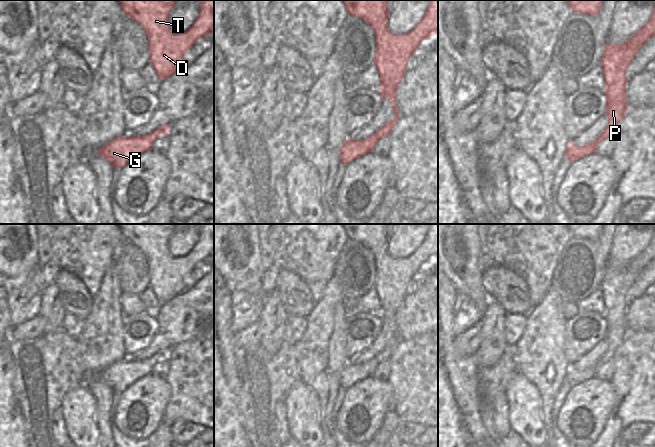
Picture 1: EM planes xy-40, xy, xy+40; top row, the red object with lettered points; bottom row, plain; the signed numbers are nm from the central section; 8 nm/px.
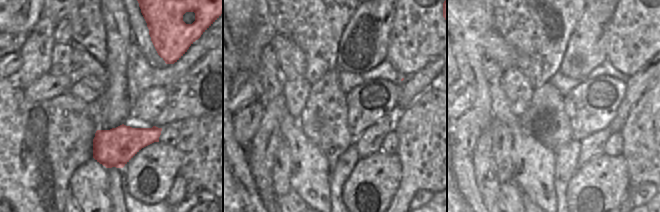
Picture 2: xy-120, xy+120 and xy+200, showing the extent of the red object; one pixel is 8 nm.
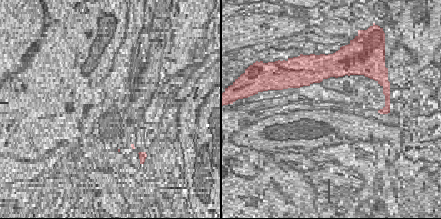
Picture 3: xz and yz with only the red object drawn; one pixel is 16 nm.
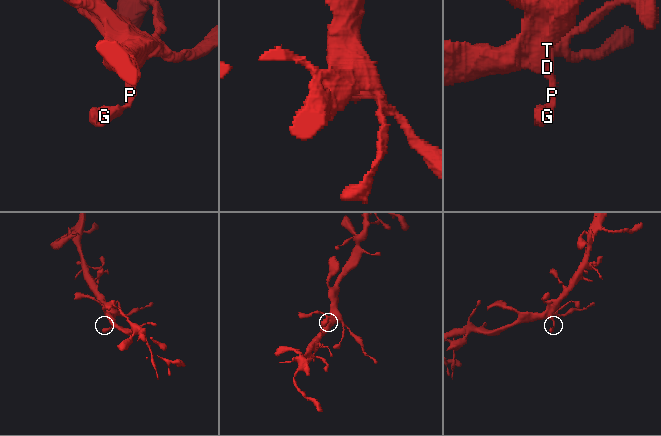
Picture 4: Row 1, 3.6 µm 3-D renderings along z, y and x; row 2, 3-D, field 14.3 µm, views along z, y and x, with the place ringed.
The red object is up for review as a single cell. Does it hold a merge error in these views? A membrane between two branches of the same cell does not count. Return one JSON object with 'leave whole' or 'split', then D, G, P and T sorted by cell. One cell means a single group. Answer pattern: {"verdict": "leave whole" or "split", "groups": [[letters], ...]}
{"verdict": "leave whole", "groups": [["D", "G", "P", "T"]]}

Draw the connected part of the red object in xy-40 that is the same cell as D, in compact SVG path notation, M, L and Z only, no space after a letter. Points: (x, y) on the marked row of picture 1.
M117 0L126 16L137 22L148 37L150 64L160 80L178 72L184 65L184 55L194 43L214 32L214 0L202 0L196 21L183 33L175 34L168 25L168 17L176 0Z

